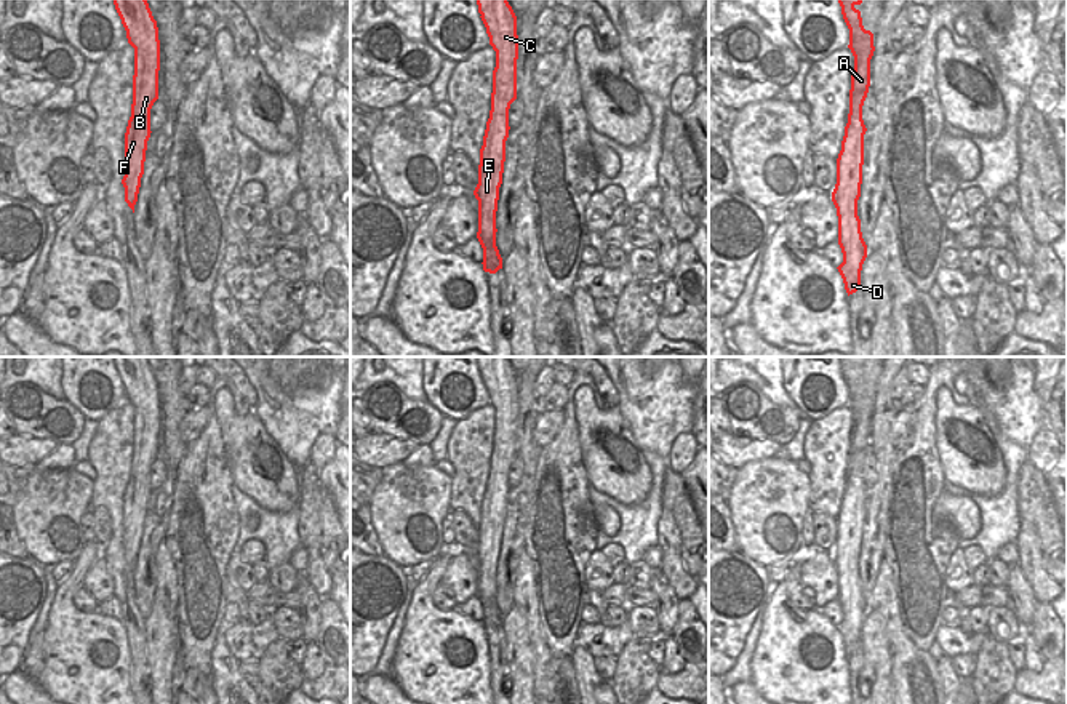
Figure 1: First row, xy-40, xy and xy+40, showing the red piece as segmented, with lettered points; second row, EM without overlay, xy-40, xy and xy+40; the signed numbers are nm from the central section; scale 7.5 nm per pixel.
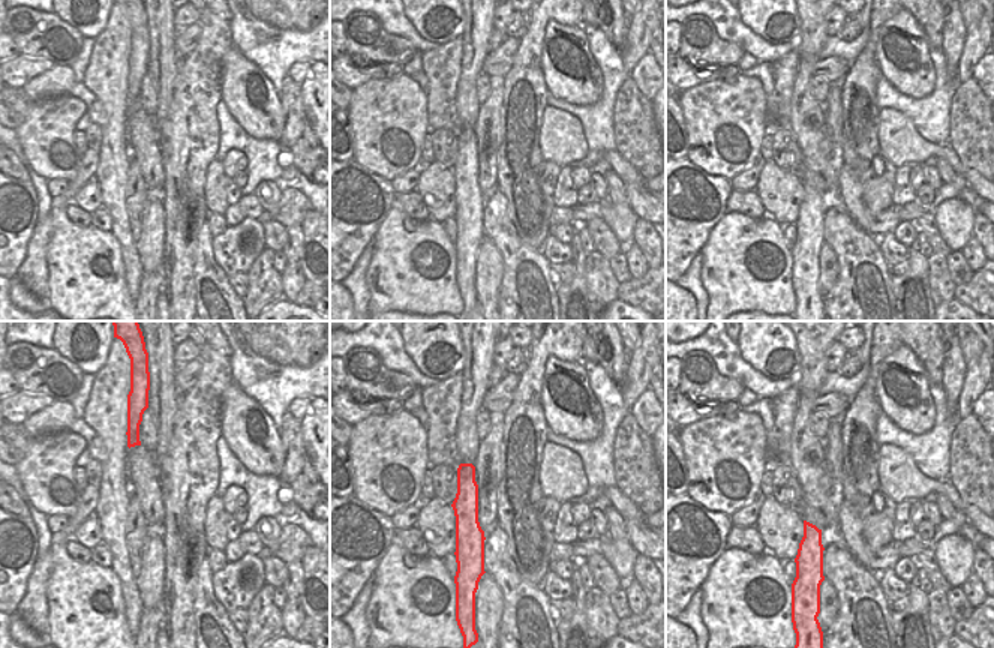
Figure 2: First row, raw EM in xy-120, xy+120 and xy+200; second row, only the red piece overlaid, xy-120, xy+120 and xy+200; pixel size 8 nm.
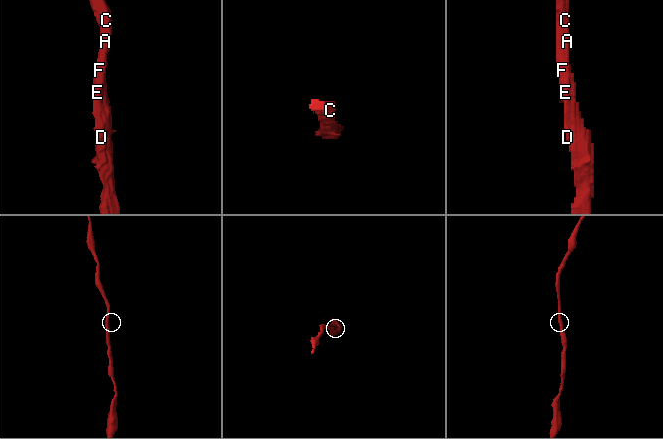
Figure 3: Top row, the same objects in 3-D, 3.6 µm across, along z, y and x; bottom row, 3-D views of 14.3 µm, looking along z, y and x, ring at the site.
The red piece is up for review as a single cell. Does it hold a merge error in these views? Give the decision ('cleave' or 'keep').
keep

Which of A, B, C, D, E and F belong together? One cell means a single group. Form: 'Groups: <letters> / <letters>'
Groups: A B C D E F.

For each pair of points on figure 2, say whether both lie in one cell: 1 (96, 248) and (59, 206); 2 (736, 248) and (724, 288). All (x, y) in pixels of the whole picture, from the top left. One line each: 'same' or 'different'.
1: same
2: same

